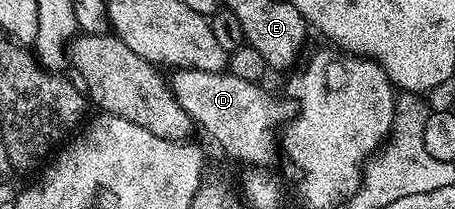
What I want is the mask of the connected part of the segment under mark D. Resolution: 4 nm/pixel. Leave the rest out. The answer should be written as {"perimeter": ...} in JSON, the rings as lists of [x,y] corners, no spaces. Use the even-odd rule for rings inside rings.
{"perimeter":[[[176,69],[169,74],[168,82],[176,100],[179,101],[184,111],[188,113],[199,130],[203,129],[224,152],[230,157],[235,157],[238,161],[248,161],[254,167],[266,167],[266,164],[276,153],[276,133],[270,128],[281,122],[282,109],[262,90],[261,84],[253,85],[245,79],[236,79],[228,71],[213,73],[212,71],[196,71],[195,69]]]}

